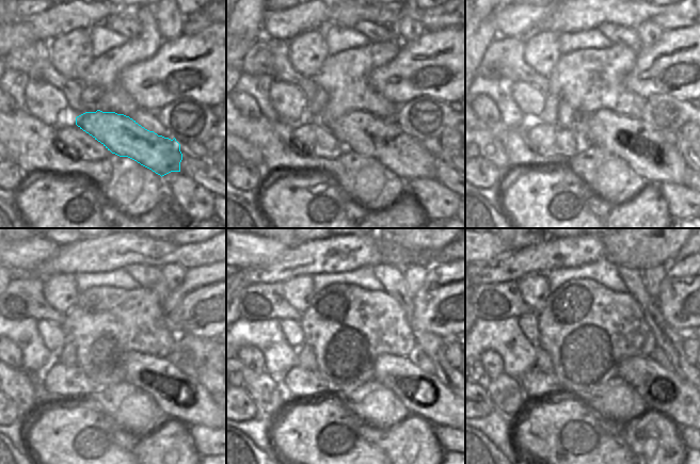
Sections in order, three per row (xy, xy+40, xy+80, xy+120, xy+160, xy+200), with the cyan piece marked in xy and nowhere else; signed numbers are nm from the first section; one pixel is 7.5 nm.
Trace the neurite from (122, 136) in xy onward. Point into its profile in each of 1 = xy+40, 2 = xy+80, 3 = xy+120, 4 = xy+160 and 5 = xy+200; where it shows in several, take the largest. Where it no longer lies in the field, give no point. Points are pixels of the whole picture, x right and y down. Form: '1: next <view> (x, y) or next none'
1: next xy+40 (362, 132)
2: next xy+80 (646, 150)
3: next xy+120 (178, 395)
4: next xy+160 (419, 392)
5: next xy+200 (659, 387)

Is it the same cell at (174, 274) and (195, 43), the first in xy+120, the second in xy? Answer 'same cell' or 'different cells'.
different cells

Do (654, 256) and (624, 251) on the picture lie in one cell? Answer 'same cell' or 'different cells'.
same cell

